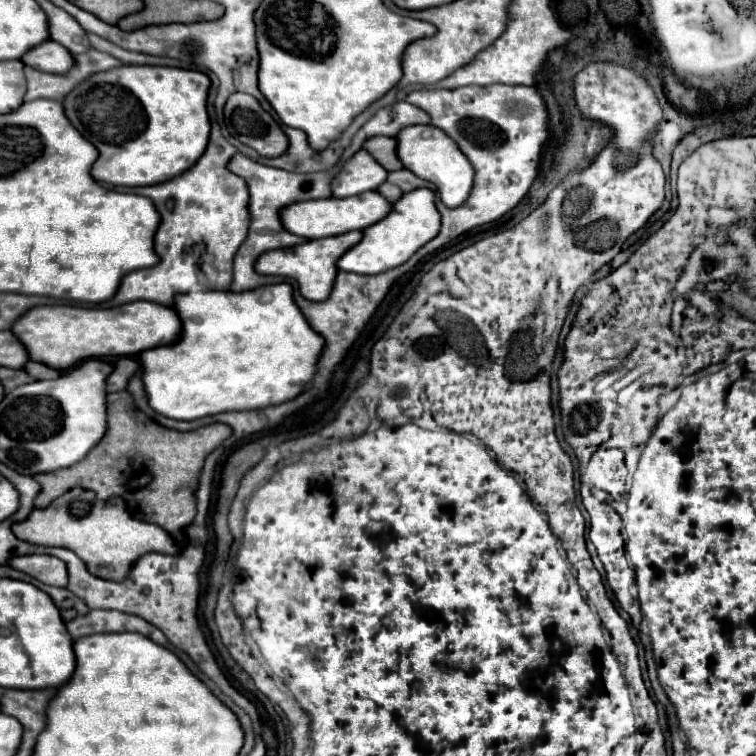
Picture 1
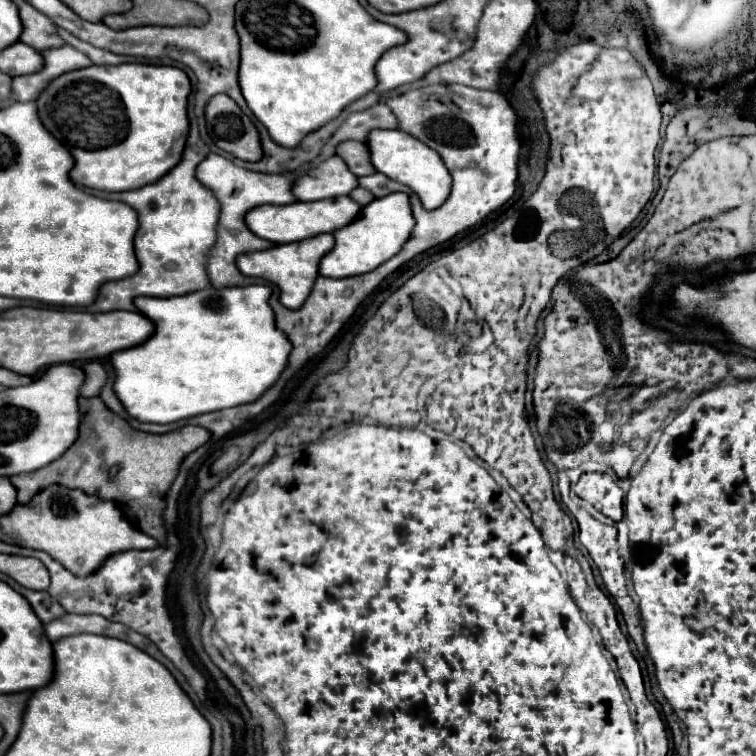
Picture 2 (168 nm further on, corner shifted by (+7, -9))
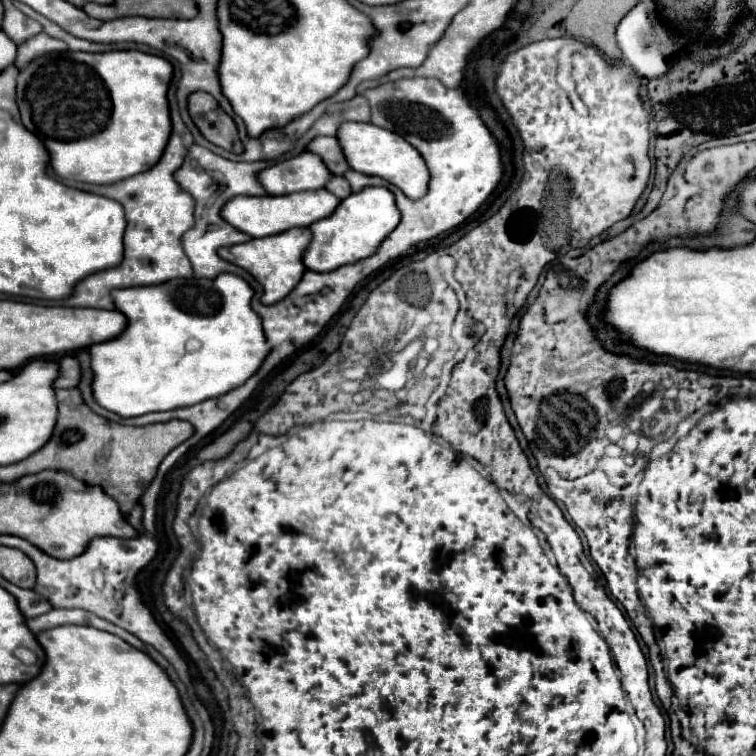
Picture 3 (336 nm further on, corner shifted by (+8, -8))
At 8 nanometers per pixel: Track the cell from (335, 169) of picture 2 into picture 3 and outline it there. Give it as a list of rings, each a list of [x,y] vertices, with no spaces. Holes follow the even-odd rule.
[[[310,151],[280,161],[258,173],[260,185],[270,195],[286,195],[284,191],[272,189],[288,189],[288,193],[322,189],[326,185],[326,179],[330,179],[330,171],[326,171],[322,159]]]

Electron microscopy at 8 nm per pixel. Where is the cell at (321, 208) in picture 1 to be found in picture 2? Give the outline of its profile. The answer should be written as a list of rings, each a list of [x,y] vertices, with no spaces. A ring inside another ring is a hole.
[[[335,198],[335,200],[319,200],[319,202],[295,202],[289,206],[259,206],[251,212],[247,212],[245,222],[247,226],[261,238],[271,240],[275,244],[289,244],[289,242],[299,242],[299,240],[307,240],[311,236],[317,234],[333,234],[339,228],[345,228],[347,224],[351,224],[361,212],[361,206],[349,198]]]

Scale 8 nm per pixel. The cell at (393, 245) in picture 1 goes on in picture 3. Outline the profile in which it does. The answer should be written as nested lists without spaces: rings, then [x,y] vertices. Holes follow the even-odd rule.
[[[364,187],[362,191],[354,191],[340,201],[332,215],[310,225],[312,241],[302,255],[302,263],[310,271],[324,273],[366,259],[376,251],[382,239],[386,239],[386,235],[394,231],[398,221],[400,213],[396,209],[394,195],[386,187]]]

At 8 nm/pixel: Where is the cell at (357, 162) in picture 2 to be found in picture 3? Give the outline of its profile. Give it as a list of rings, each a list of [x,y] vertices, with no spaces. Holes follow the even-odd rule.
[[[316,137],[314,141],[310,141],[306,145],[306,149],[310,153],[316,153],[322,157],[324,165],[330,169],[330,173],[334,175],[344,175],[350,167],[340,151],[340,145],[338,145],[338,139],[336,137]]]

